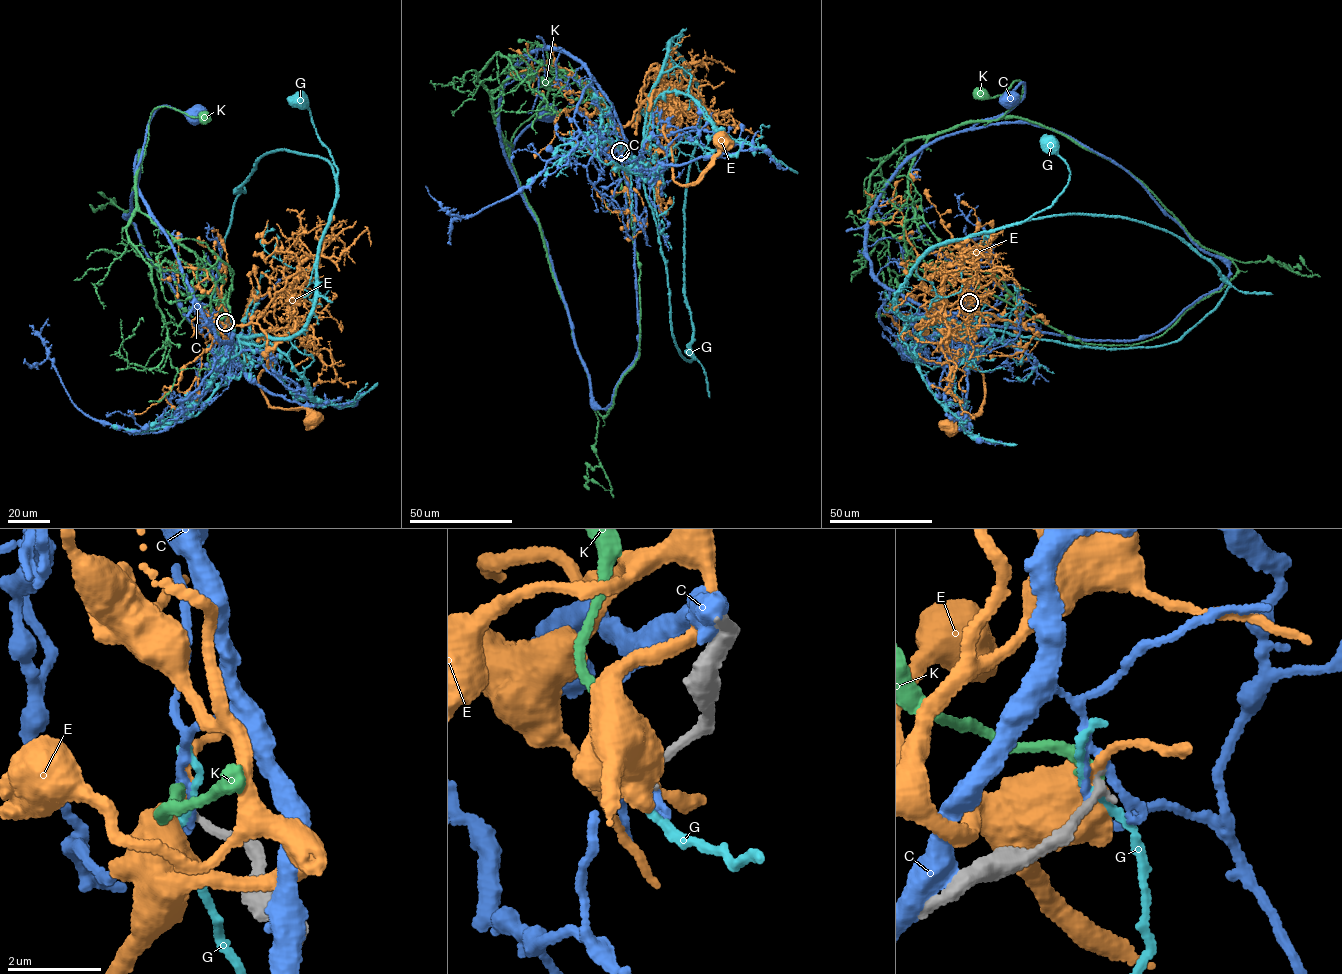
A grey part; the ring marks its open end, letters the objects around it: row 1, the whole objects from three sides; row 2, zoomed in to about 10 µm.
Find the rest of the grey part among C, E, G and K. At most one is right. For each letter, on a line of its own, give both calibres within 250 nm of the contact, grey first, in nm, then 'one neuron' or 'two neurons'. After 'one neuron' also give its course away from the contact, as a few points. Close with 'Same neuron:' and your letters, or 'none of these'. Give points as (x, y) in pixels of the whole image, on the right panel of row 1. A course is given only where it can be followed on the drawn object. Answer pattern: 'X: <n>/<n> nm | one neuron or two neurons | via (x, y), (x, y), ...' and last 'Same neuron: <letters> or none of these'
C: 200/170 nm | two neurons
E: 190/400 nm | two neurons
G: 200/150 nm | two neurons
K: 190/240 nm | one neuron
Same neuron: K

